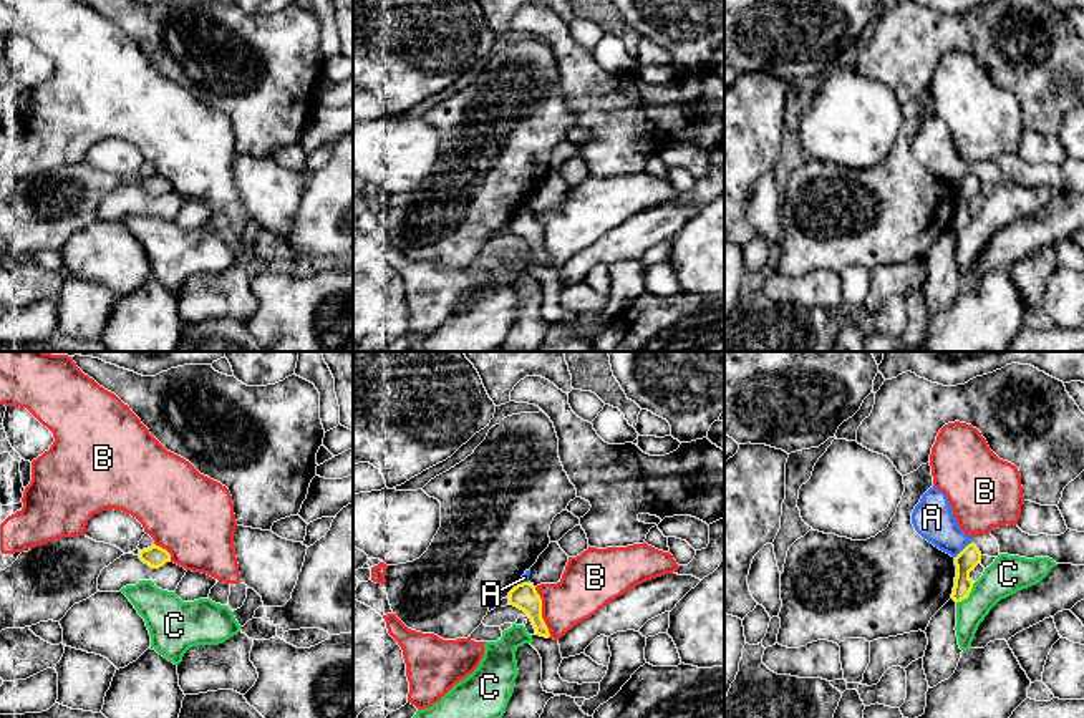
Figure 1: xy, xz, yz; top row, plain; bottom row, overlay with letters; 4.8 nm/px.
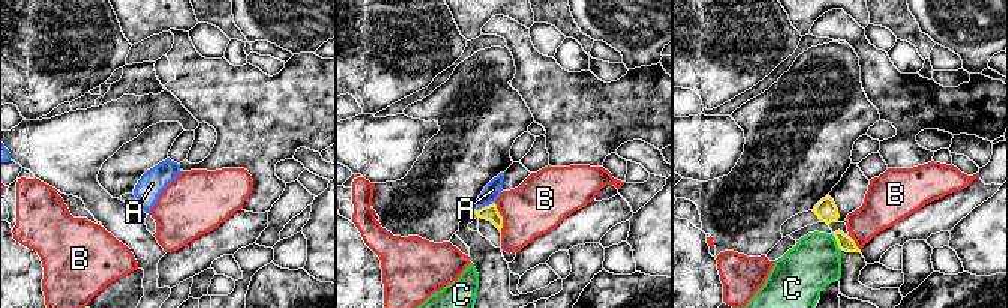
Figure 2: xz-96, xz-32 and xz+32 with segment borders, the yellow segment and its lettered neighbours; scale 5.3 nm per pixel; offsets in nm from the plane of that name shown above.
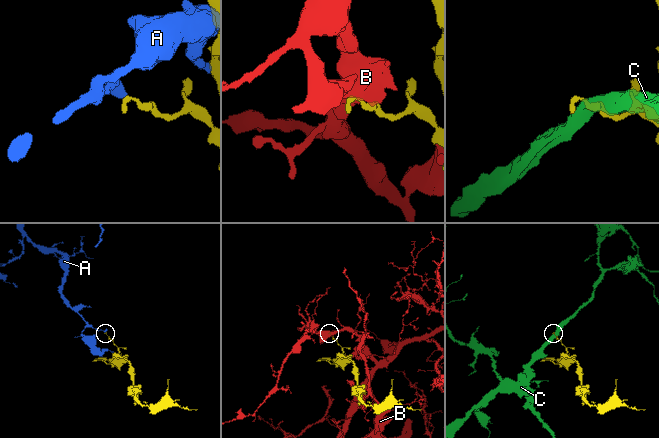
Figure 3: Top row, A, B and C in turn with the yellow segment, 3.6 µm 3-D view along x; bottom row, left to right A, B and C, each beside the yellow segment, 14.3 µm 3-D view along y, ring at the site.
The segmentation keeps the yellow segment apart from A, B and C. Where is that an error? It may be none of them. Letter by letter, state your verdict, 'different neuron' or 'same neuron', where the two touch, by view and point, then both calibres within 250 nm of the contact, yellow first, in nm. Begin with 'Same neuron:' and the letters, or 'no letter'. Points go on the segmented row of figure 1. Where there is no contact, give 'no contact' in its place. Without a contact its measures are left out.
Same neuron: no letter
A: different neuron | yz (962, 551) | 100/200 nm
B: different neuron | xz (541, 612) | 130/260 nm
C: different neuron | yz (968, 594) | 100/190 nm

